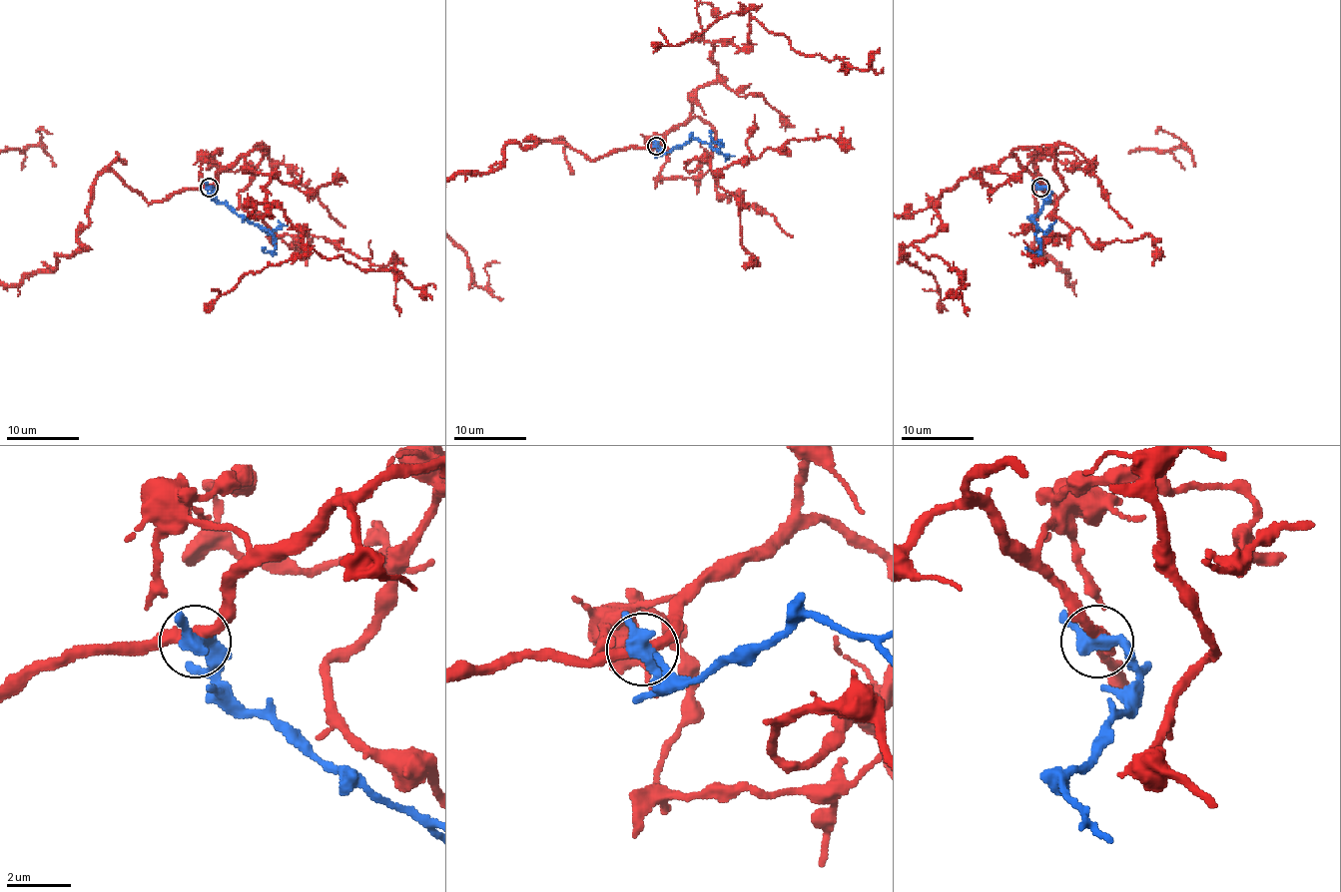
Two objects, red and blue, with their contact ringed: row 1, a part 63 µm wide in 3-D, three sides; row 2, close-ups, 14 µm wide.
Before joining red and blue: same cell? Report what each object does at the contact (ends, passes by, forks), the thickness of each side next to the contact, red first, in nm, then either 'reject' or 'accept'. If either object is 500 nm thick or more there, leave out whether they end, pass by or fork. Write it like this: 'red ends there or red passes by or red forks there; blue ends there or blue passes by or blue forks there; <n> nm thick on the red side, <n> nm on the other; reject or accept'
red passes by; blue passes by; 320 nm thick on the red side, 440 nm on the other; reject

